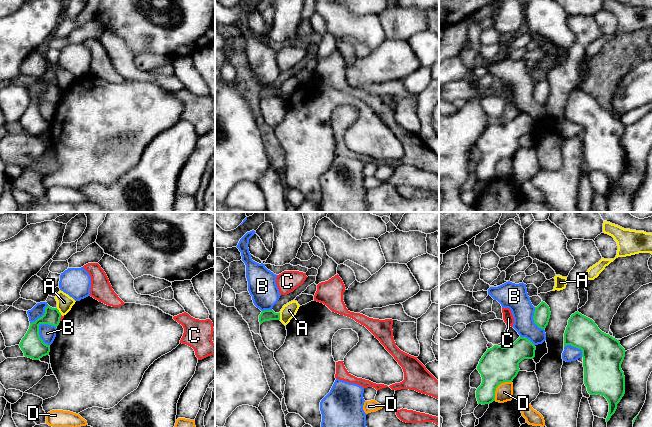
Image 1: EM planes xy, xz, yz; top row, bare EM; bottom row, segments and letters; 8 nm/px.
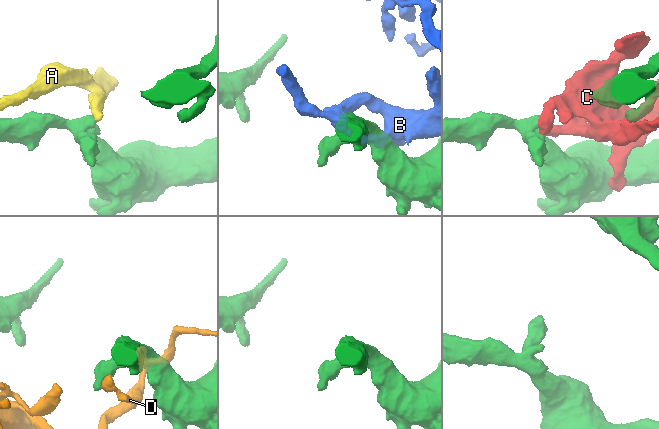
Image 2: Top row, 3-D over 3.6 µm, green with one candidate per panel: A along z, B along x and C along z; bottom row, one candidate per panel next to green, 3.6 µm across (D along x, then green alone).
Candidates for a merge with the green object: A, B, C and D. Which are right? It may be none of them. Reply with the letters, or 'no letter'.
no letter

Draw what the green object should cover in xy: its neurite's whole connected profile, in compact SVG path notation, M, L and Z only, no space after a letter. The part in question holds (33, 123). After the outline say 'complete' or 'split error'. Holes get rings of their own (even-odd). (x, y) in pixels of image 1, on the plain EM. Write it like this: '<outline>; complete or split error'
M49 81L45 84L45 89L35 98L30 99L29 105L22 114L19 122L25 133L39 136L43 132L49 131L50 121L43 118L39 111L39 101L48 100L57 103L60 99L61 89L57 84Z; complete

